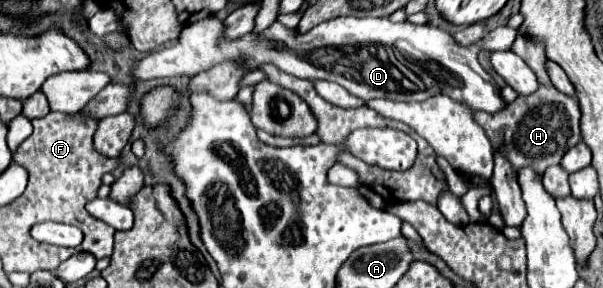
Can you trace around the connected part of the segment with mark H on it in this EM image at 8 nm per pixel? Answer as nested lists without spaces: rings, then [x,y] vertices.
[[[540,86],[536,94],[516,98],[512,104],[508,104],[508,110],[502,110],[500,114],[474,112],[474,118],[486,130],[494,150],[500,146],[516,170],[522,166],[532,166],[534,170],[544,172],[548,166],[558,164],[562,156],[582,140],[580,108],[576,98],[562,94],[554,86]]]

